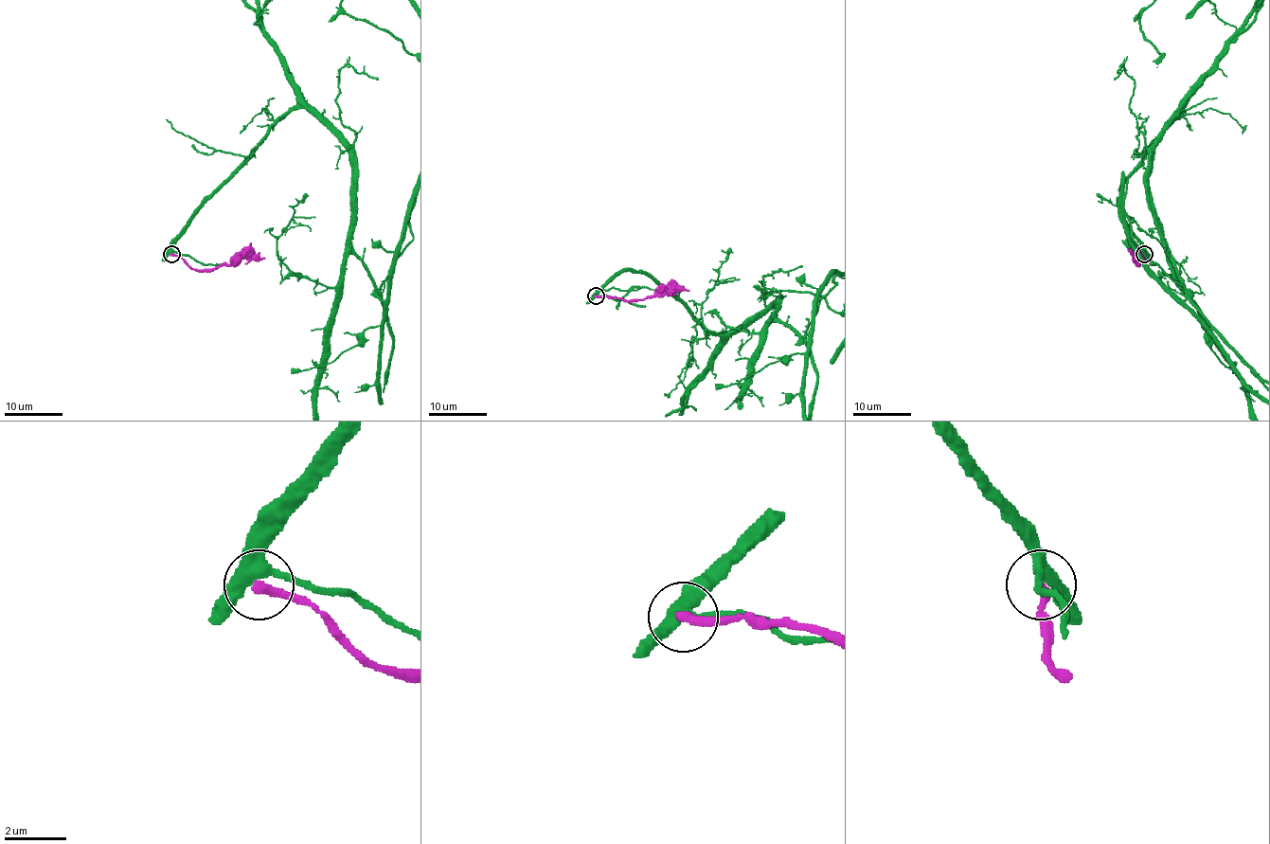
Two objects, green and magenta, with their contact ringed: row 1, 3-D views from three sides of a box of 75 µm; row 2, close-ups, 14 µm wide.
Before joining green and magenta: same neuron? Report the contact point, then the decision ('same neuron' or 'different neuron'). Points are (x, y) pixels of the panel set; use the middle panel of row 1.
at (596, 296); different neuron

